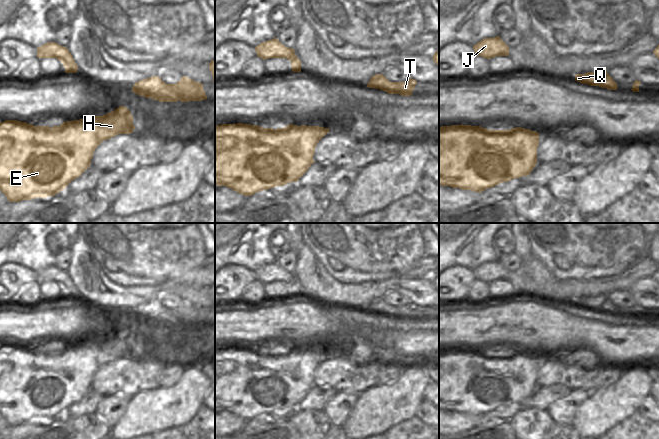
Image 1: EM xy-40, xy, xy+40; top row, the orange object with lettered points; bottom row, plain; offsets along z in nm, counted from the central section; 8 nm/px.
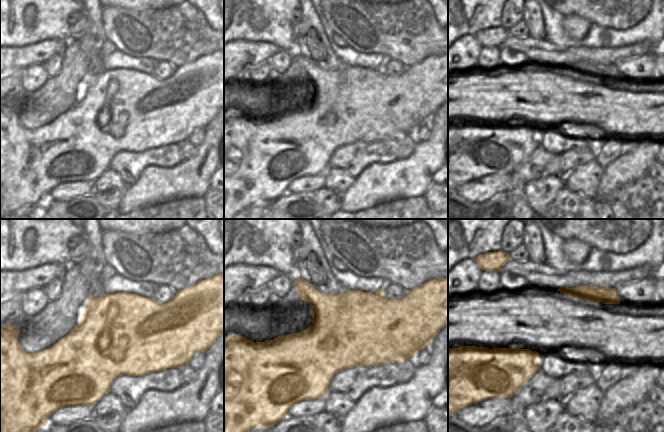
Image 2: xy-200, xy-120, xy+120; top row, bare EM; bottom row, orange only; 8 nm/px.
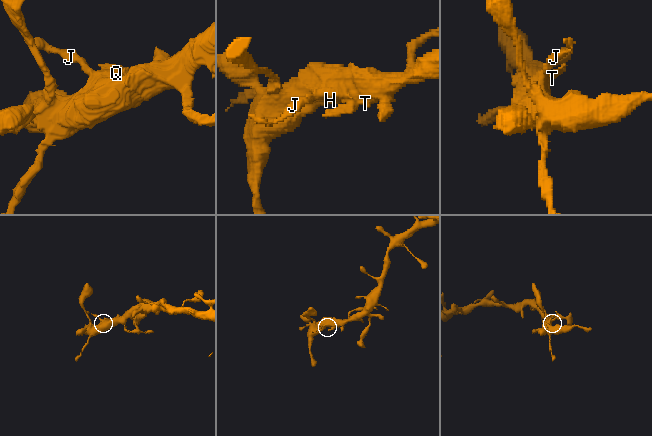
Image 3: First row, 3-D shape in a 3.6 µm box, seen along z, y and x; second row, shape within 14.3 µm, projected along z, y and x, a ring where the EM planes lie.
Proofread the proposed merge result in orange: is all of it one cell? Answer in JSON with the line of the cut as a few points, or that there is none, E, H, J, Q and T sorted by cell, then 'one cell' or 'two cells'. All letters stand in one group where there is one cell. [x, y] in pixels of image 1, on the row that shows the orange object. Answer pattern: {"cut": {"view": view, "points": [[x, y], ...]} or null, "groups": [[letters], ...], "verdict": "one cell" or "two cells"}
{"cut": null, "groups": [["E", "H", "J", "Q", "T"]], "verdict": "one cell"}

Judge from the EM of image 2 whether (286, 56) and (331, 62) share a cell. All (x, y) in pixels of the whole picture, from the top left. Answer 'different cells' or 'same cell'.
different cells

